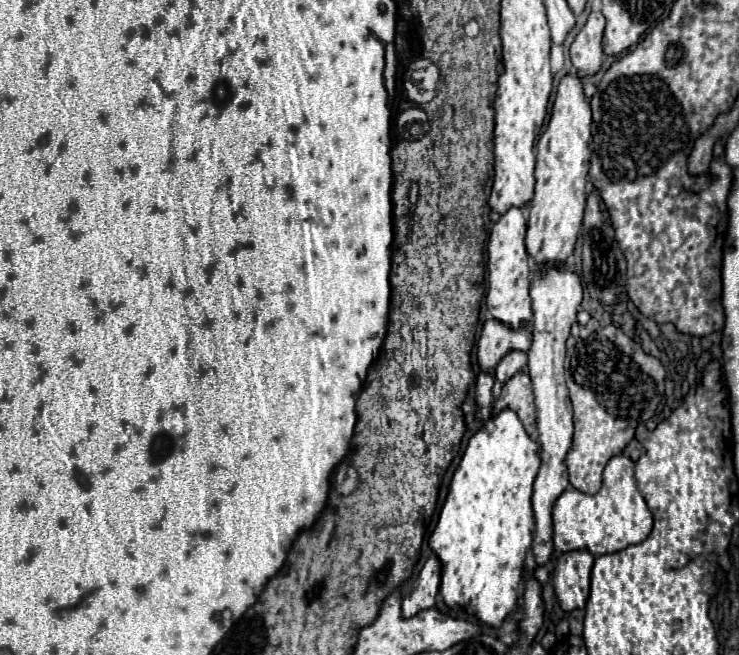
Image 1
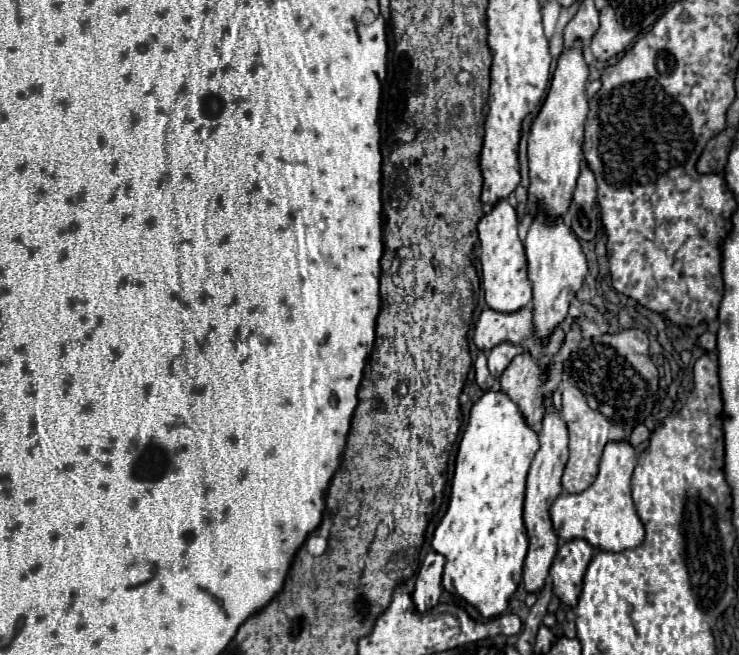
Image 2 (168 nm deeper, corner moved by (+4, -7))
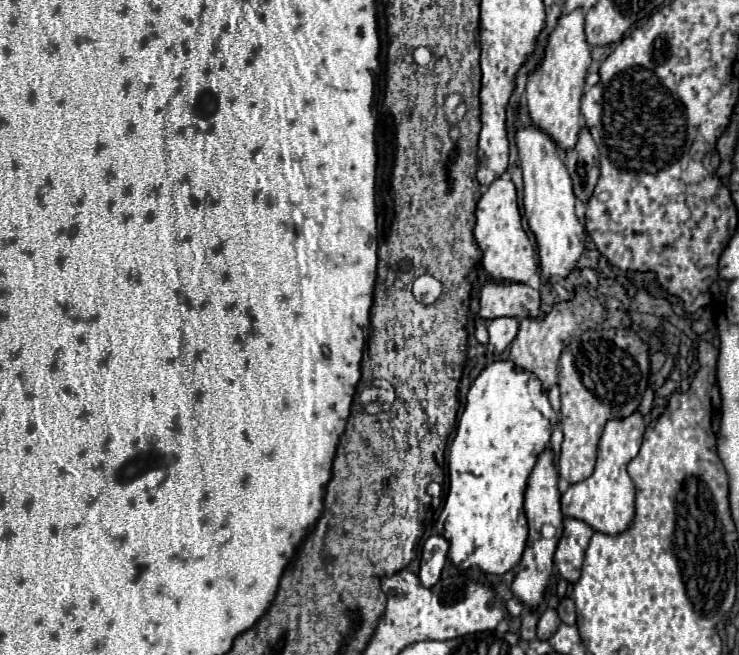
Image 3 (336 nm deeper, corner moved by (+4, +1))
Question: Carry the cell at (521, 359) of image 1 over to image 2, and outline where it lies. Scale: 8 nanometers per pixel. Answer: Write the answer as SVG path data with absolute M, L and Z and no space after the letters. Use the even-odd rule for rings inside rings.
M502 342L498 346L494 346L490 352L488 352L488 370L494 378L498 378L504 368L512 362L512 358L516 354L522 352L522 346L520 344L512 344L512 342Z

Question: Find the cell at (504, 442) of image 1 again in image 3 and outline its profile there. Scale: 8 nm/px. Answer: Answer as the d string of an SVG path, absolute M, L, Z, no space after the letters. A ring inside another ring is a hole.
M494 362L474 380L450 446L450 490L436 522L436 530L450 542L448 558L456 568L476 566L502 576L520 562L528 540L524 490L536 456L550 442L554 422L556 412L540 380L516 370L512 362Z

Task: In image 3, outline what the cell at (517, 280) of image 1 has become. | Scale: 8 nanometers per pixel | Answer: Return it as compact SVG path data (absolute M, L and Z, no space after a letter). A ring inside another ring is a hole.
M498 178L490 184L486 194L478 200L476 206L476 226L474 226L474 238L484 252L482 266L490 280L512 280L526 284L532 274L536 274L538 266L534 262L534 248L530 244L528 234L522 228L522 218L516 202L516 190L514 184L506 178Z

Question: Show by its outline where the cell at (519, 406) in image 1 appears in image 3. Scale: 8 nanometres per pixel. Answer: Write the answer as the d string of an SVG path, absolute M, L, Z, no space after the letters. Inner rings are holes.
M578 288L570 302L562 302L562 304L554 306L554 310L550 314L546 314L542 320L524 318L520 322L520 330L510 346L508 360L512 360L512 364L516 364L516 368L520 368L524 372L532 372L542 382L544 392L548 392L552 386L558 384L558 358L566 346L564 338L570 338L574 334L580 336L586 328L596 328L604 320L604 316L606 316L606 310L600 304L600 300L596 296L592 296L590 292L586 292L584 288Z

